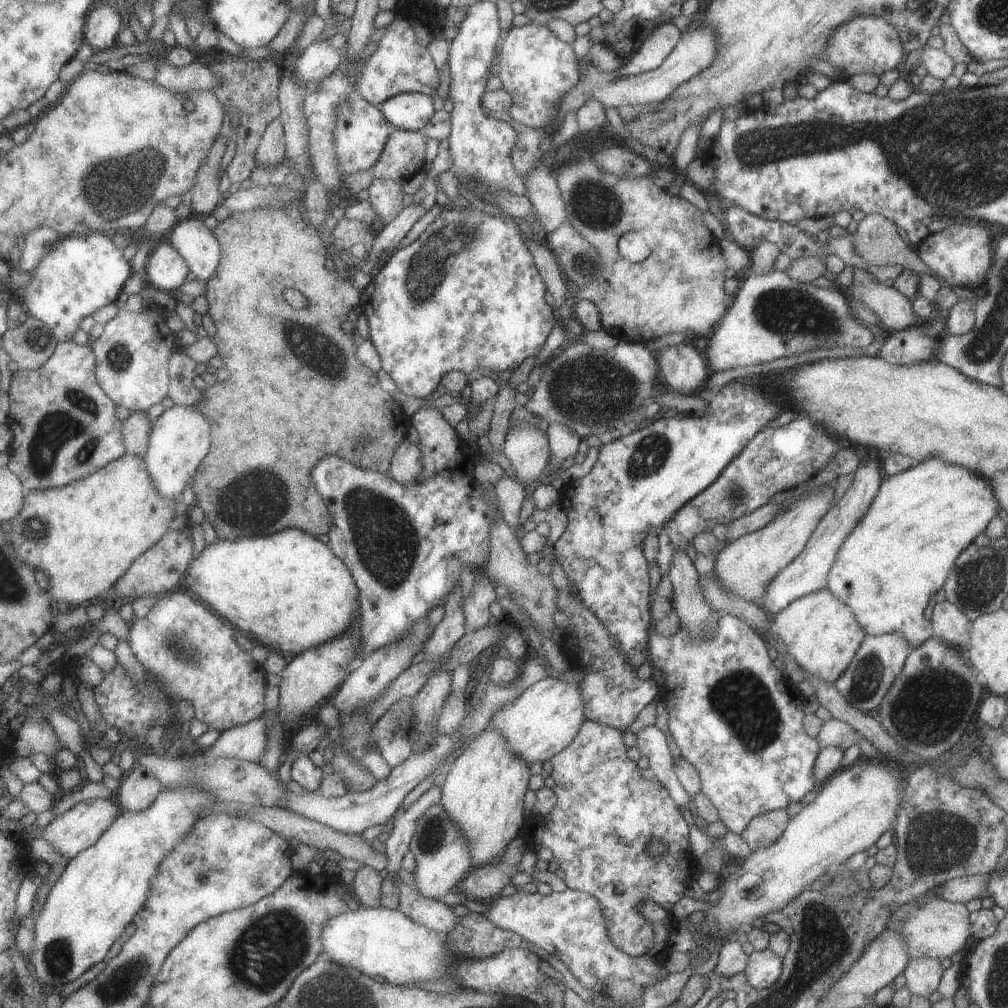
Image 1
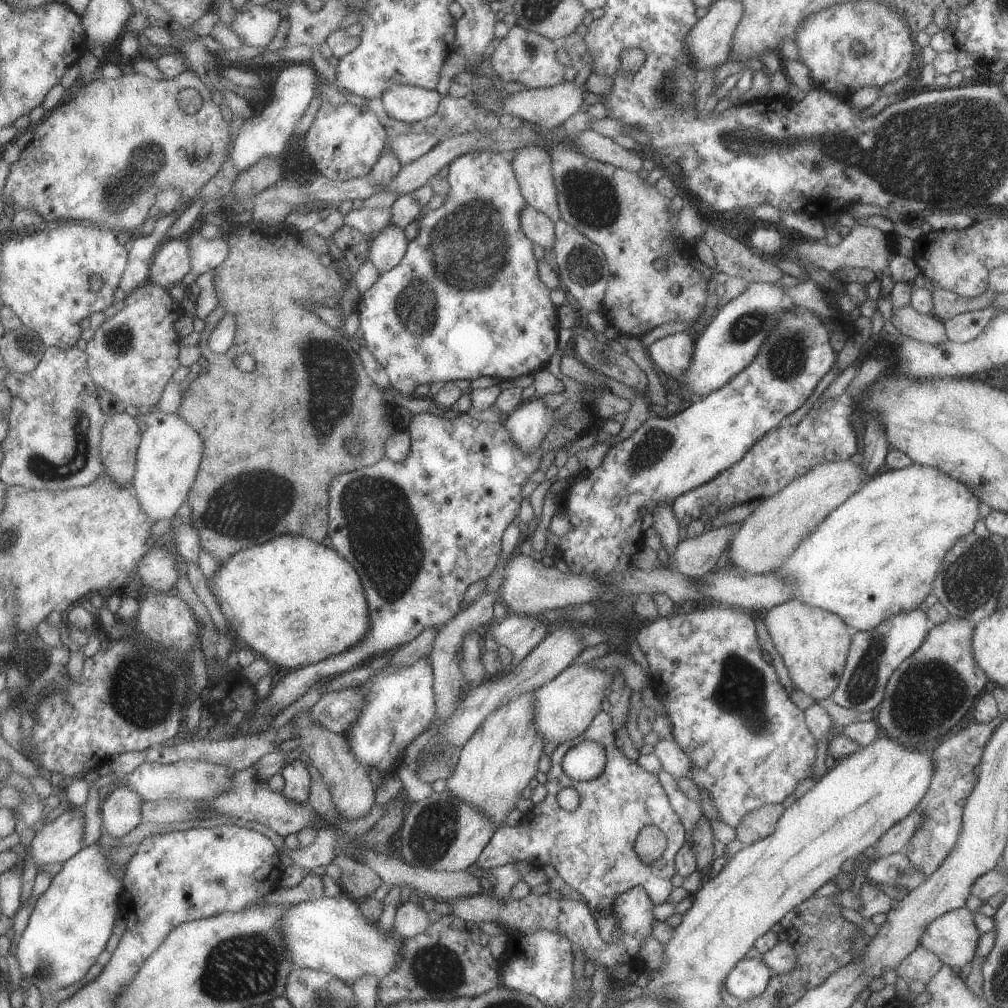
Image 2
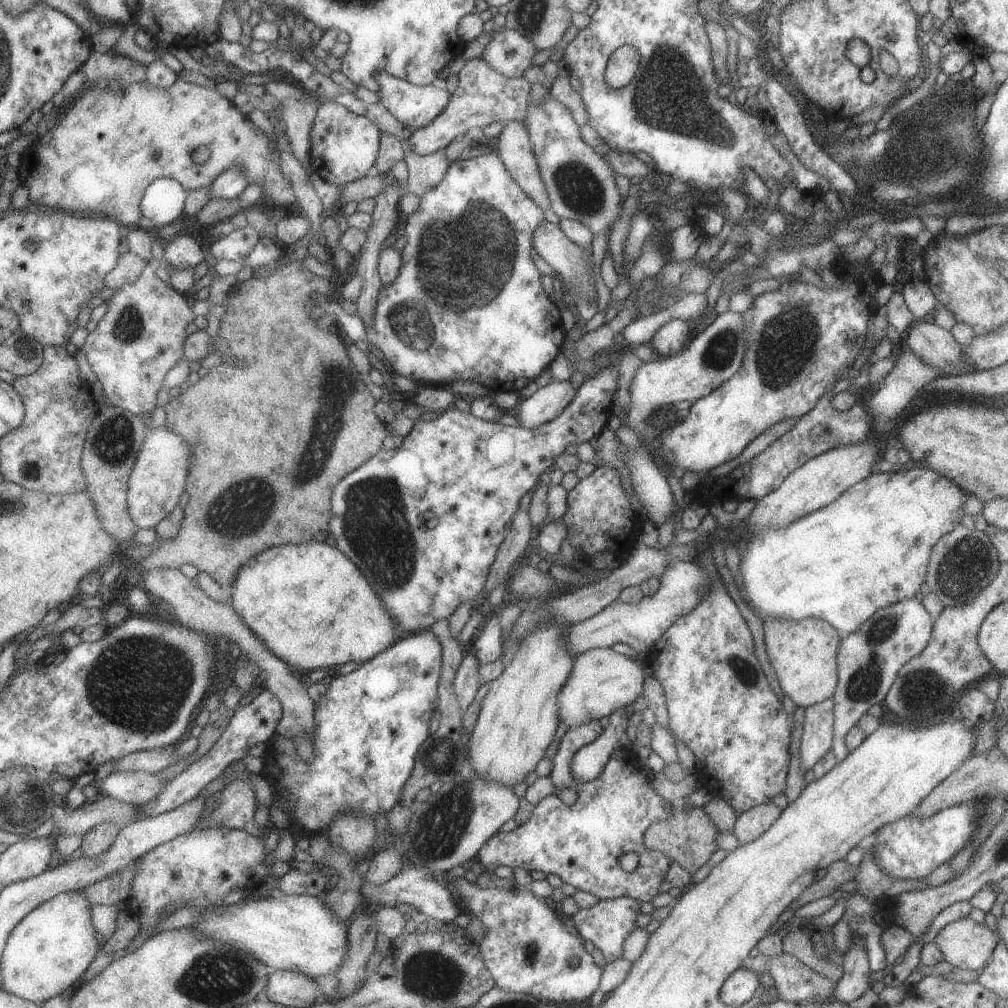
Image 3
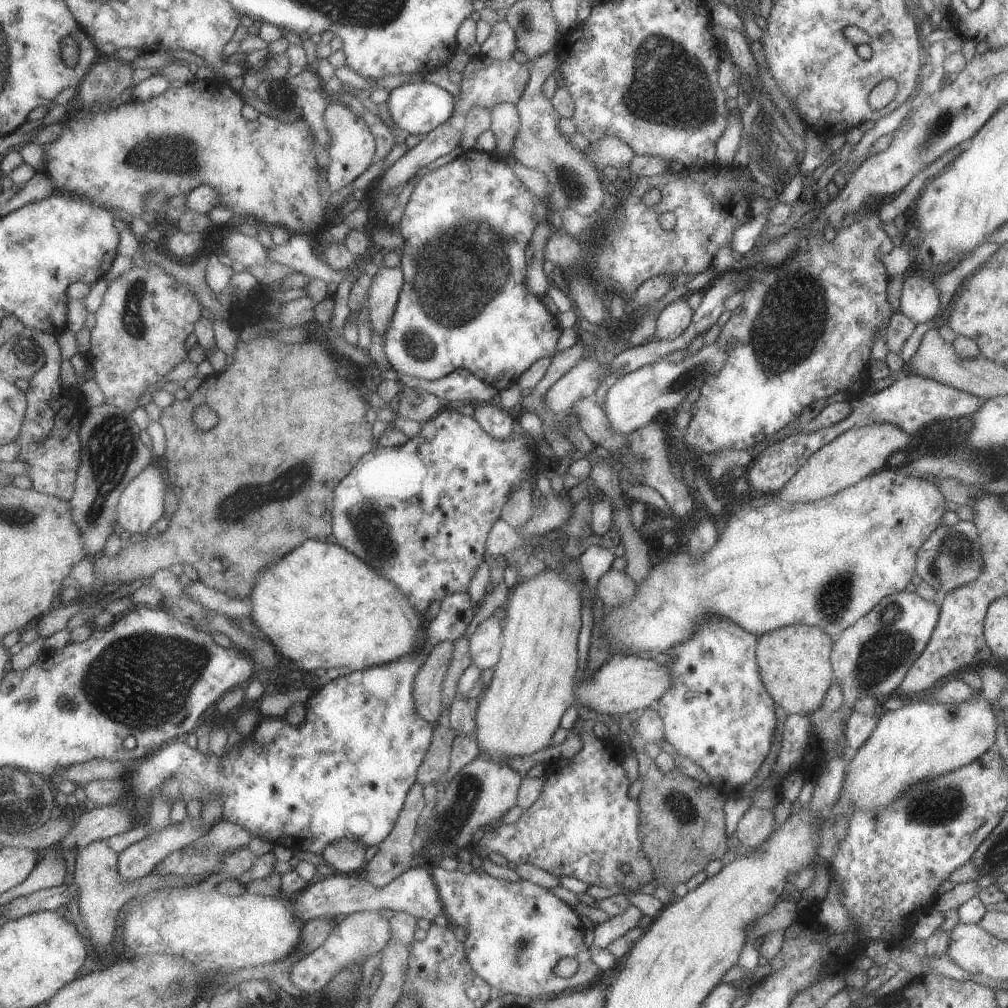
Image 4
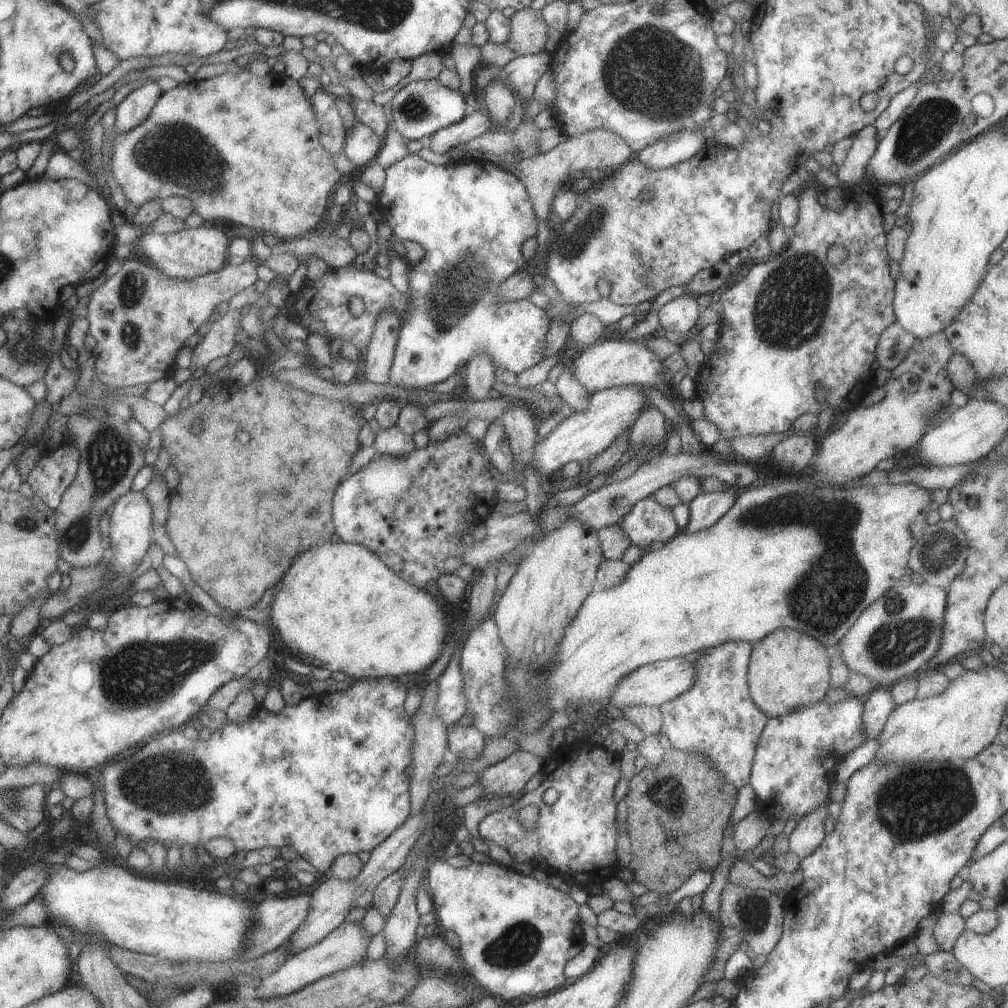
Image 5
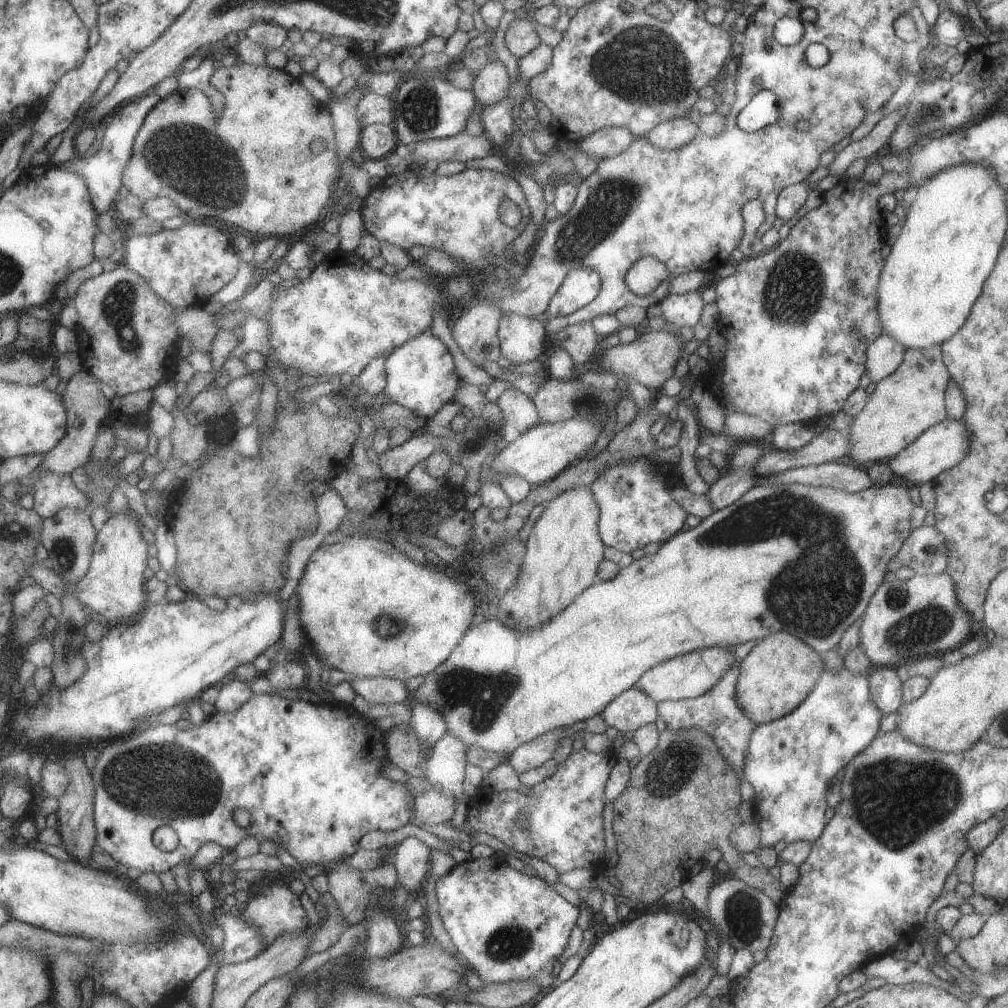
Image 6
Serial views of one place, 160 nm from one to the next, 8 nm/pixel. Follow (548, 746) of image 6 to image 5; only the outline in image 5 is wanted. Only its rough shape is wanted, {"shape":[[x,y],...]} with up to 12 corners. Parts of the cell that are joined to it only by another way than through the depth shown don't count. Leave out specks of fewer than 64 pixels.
{"shape":[[517,751],[478,773],[478,784],[499,798],[523,794],[542,760]]}

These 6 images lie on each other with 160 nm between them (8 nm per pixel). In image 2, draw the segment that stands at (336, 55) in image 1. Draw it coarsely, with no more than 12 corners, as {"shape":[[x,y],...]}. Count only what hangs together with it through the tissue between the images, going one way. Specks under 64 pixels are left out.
{"shape":[[311,62],[281,71],[229,154],[240,174],[284,155],[319,93]]}

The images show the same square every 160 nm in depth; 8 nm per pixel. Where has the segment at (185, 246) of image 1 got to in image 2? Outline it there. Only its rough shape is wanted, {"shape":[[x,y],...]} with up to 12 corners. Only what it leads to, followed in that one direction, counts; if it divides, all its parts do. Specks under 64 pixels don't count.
{"shape":[[195,233],[190,244],[192,272],[211,272],[229,256],[225,236]]}

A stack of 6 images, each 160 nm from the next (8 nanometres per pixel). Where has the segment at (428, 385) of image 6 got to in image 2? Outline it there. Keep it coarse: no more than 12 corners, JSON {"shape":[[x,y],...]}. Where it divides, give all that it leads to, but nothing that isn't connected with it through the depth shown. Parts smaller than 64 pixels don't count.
{"shape":[[465,153],[357,302],[404,396],[543,368],[508,154]]}

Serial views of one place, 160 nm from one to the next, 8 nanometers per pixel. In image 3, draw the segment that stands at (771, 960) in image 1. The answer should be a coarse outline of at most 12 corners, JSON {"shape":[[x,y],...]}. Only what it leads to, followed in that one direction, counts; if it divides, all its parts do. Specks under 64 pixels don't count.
{"shape":[[739,967],[718,995],[726,1005],[747,1002],[761,985],[757,973]]}

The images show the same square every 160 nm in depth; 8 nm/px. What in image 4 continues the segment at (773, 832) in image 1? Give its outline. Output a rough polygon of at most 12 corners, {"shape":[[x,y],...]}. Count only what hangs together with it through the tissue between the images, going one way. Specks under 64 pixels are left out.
{"shape":[[750,806],[737,822],[739,844],[754,849],[773,831],[772,809]]}

